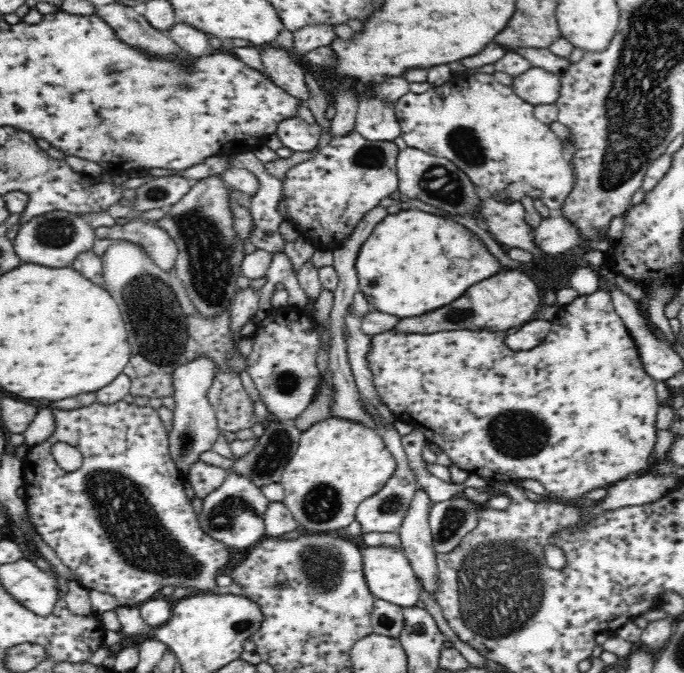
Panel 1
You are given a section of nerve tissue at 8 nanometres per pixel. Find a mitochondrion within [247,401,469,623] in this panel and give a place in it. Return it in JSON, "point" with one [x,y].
{"point":[324,565]}

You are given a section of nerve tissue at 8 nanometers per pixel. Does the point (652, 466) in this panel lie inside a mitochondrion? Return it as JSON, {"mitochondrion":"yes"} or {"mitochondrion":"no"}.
{"mitochondrion":"no"}

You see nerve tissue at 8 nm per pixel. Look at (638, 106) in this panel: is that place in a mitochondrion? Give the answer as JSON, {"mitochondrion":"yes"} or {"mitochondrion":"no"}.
{"mitochondrion":"yes"}

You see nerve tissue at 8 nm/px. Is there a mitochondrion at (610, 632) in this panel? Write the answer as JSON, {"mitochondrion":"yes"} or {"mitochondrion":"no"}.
{"mitochondrion":"no"}

